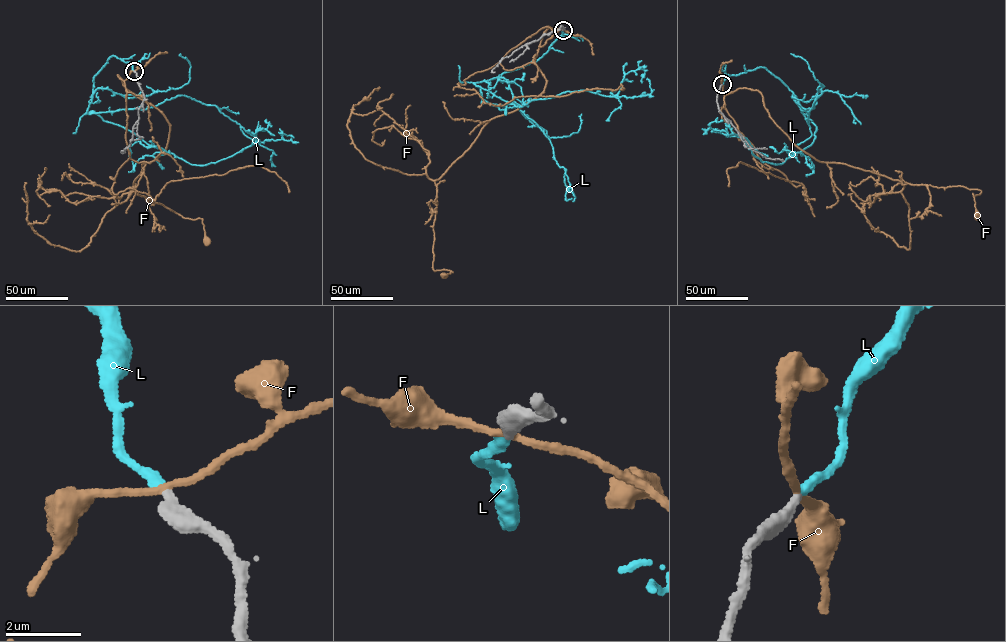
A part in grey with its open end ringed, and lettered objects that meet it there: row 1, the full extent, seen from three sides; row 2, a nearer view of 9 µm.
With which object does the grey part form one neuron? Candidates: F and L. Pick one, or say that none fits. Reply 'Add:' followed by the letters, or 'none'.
Add: L

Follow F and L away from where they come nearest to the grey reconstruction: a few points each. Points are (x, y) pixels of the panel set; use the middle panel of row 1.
F: (563, 30), (548, 27), (533, 60), (542, 92), (489, 120), (435, 181), (432, 268), (452, 272), (444, 275)
L: (563, 30), (537, 60), (476, 83), (482, 98), (503, 109), (567, 91), (614, 96), (641, 68), (642, 82)

